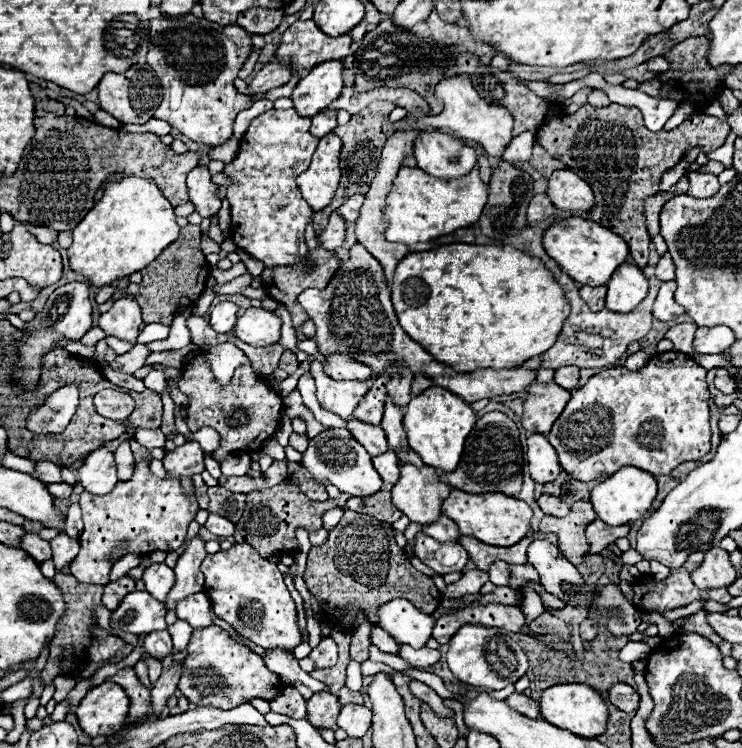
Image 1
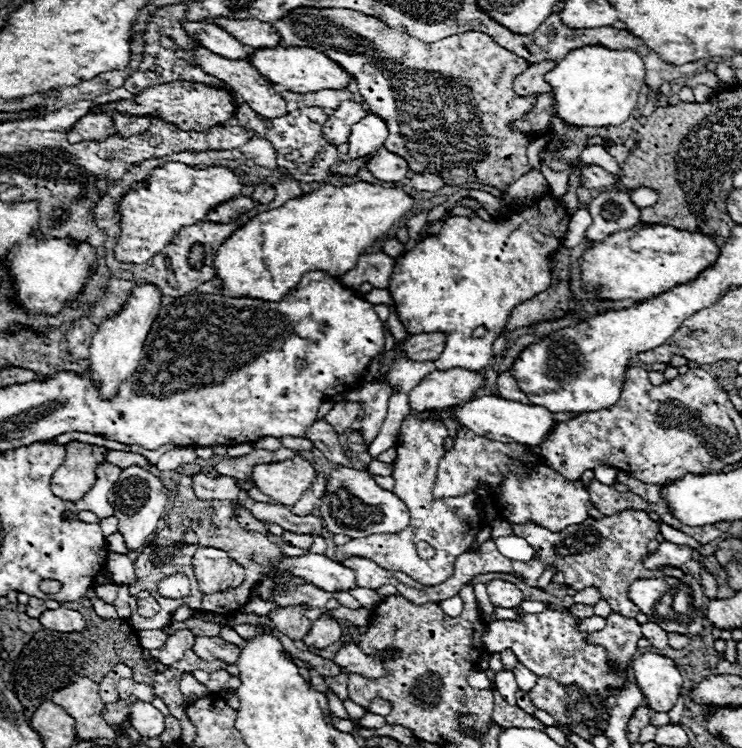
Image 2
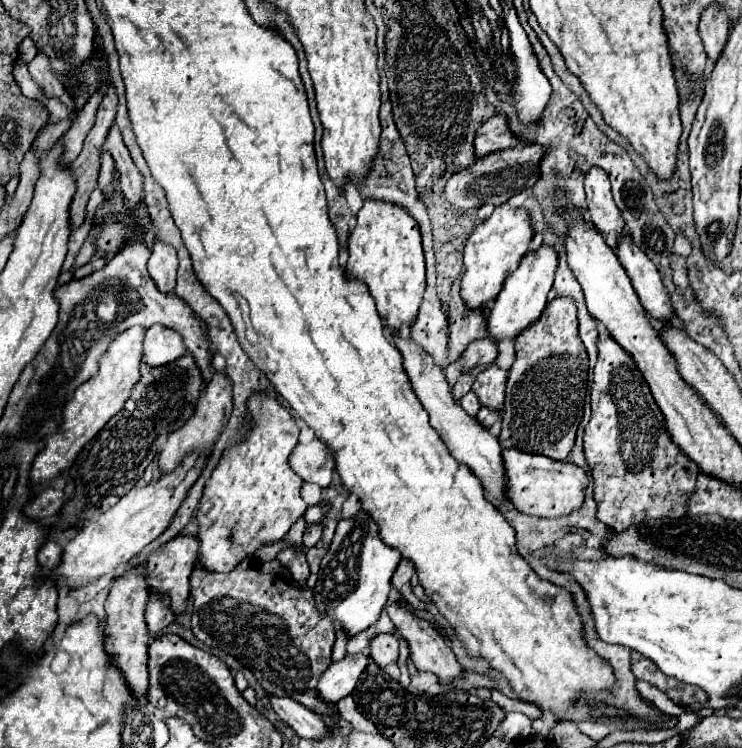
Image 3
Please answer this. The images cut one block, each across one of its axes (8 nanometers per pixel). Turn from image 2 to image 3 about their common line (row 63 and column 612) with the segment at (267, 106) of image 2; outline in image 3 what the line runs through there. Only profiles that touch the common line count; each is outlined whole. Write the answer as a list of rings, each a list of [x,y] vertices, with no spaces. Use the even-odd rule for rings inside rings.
[[[592,166],[584,176],[584,190],[592,224],[604,236],[606,244],[610,248],[616,248],[616,238],[624,232],[624,220],[620,216],[620,210],[616,210],[608,174],[598,166]]]

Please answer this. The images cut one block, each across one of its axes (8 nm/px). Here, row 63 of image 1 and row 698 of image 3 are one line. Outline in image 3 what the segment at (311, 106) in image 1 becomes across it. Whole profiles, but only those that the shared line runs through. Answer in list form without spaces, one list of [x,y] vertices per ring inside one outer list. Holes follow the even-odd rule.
[[[364,652],[348,654],[344,660],[332,662],[330,668],[320,678],[320,684],[318,684],[320,698],[324,698],[326,702],[338,702],[344,696],[348,696],[356,688],[356,682],[362,670],[366,670],[368,662],[370,662],[370,656]]]

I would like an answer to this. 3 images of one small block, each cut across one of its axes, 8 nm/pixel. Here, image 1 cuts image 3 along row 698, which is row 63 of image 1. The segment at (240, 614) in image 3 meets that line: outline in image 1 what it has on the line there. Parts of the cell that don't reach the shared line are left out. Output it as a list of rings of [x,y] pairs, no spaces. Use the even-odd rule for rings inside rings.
[[[296,20],[282,36],[280,48],[276,52],[276,56],[288,56],[292,58],[292,66],[296,66],[294,74],[296,76],[306,76],[314,66],[322,64],[322,62],[330,62],[330,60],[342,60],[346,56],[354,54],[352,52],[352,38],[348,34],[342,34],[340,38],[328,38],[312,20]]]

